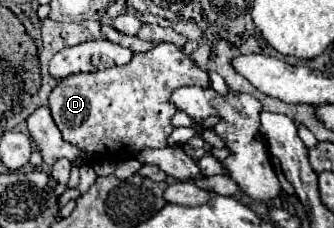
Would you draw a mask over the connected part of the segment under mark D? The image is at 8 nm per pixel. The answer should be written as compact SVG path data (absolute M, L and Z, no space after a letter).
M158 44L144 54L134 54L132 60L124 66L110 66L104 70L88 72L88 74L72 74L62 78L56 88L50 92L48 106L52 118L62 132L62 138L86 154L98 158L106 152L120 152L120 160L136 158L142 148L164 148L166 138L174 130L170 118L176 114L176 108L168 102L170 94L180 86L208 86L208 72L196 66L180 48L174 44Z

